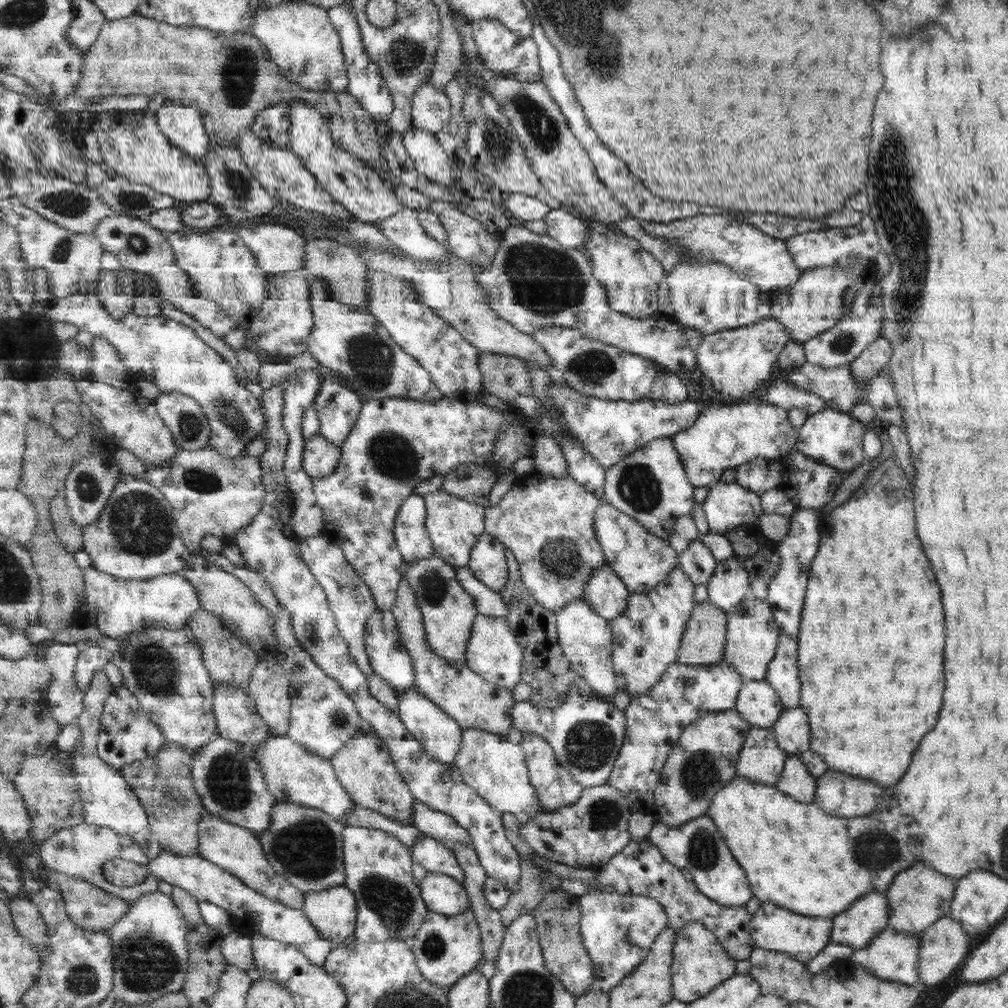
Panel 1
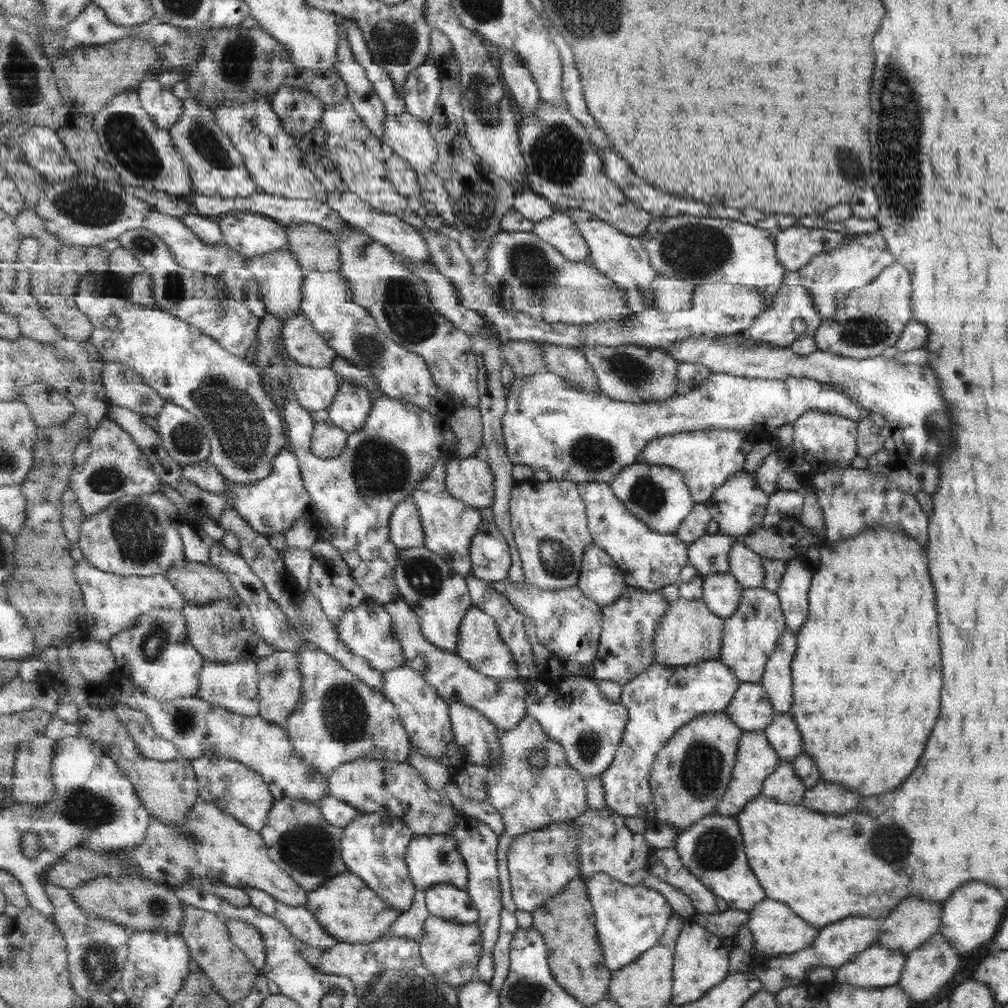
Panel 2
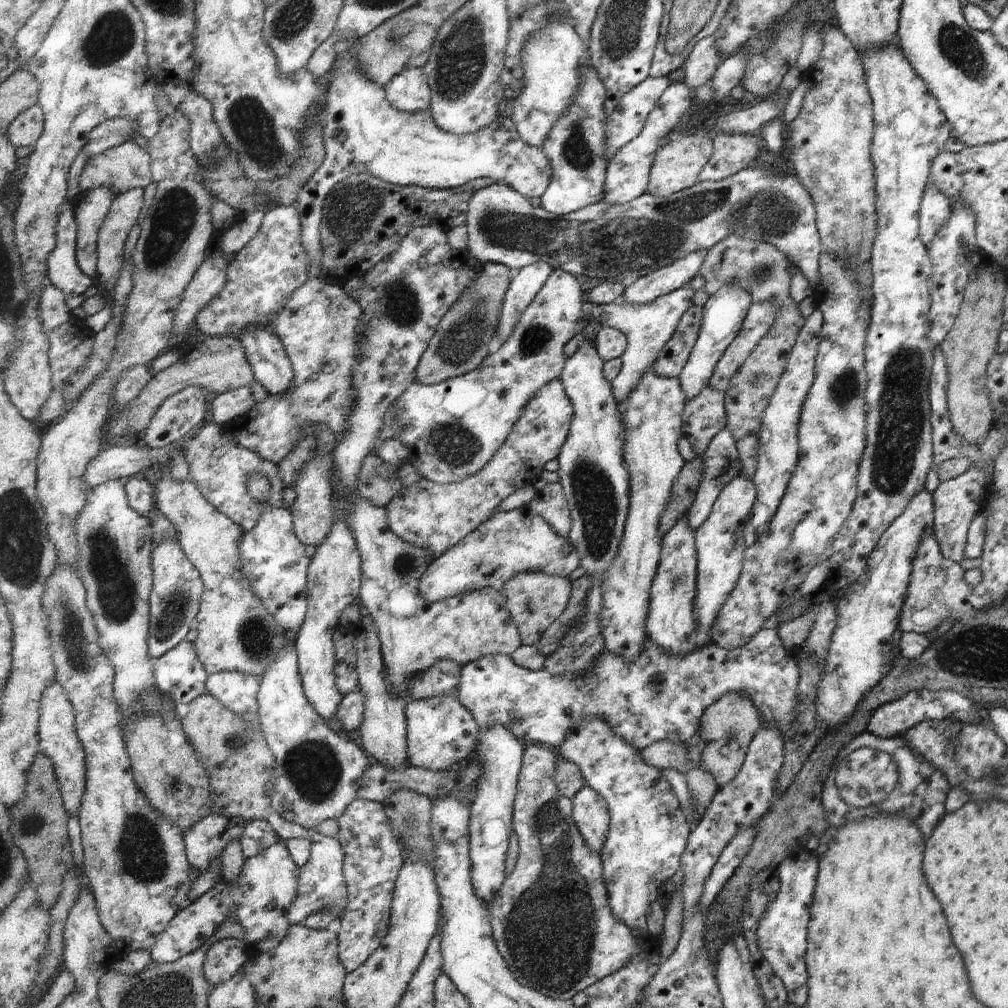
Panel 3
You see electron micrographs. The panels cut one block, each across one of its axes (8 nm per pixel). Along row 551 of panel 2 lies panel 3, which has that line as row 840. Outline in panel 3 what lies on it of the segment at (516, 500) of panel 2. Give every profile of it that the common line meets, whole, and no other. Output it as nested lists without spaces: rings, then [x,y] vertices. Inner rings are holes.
[[[535,745],[526,747],[524,751],[525,754],[520,778],[518,779],[513,819],[513,830],[519,838],[520,855],[513,874],[507,877],[500,894],[497,895],[497,898],[493,900],[493,904],[490,906],[493,938],[496,940],[501,954],[505,957],[505,960],[507,960],[507,964],[509,968],[512,969],[513,976],[516,977],[517,981],[520,981],[520,983],[525,986],[530,986],[532,989],[537,989],[537,992],[541,992],[541,994],[545,996],[554,999],[572,1000],[574,996],[577,996],[577,994],[583,992],[586,988],[593,986],[593,984],[599,982],[599,980],[603,980],[605,976],[615,974],[625,968],[625,966],[628,966],[633,956],[637,956],[639,952],[643,950],[643,945],[640,944],[640,940],[643,938],[638,939],[633,934],[633,929],[629,928],[629,925],[625,924],[625,921],[619,920],[619,918],[616,917],[616,913],[613,912],[612,905],[609,902],[608,882],[604,874],[603,860],[597,852],[593,852],[593,849],[589,848],[588,841],[586,841],[585,837],[581,834],[579,825],[573,816],[574,804],[572,798],[566,797],[564,793],[557,788],[555,778],[553,778],[553,775],[556,774],[557,766],[557,756],[555,756],[554,751]]]

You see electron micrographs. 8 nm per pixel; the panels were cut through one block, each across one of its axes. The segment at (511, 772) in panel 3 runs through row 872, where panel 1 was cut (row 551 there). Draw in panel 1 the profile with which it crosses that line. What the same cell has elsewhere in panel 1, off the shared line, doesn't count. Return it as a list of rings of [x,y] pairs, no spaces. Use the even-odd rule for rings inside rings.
[[[485,532],[472,550],[472,560],[468,567],[489,588],[500,592],[509,580],[506,546],[496,536]]]

